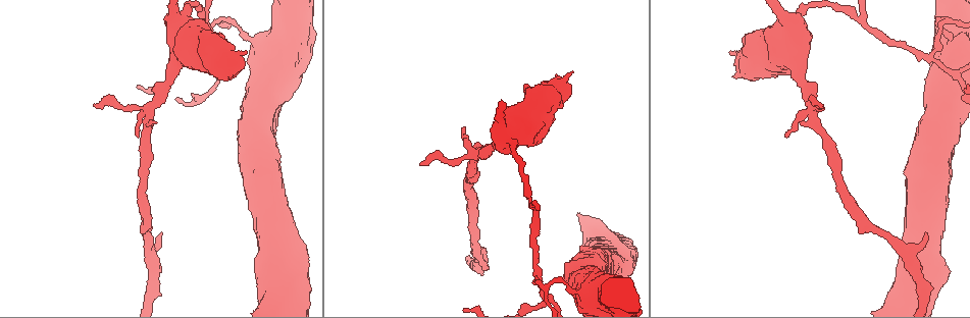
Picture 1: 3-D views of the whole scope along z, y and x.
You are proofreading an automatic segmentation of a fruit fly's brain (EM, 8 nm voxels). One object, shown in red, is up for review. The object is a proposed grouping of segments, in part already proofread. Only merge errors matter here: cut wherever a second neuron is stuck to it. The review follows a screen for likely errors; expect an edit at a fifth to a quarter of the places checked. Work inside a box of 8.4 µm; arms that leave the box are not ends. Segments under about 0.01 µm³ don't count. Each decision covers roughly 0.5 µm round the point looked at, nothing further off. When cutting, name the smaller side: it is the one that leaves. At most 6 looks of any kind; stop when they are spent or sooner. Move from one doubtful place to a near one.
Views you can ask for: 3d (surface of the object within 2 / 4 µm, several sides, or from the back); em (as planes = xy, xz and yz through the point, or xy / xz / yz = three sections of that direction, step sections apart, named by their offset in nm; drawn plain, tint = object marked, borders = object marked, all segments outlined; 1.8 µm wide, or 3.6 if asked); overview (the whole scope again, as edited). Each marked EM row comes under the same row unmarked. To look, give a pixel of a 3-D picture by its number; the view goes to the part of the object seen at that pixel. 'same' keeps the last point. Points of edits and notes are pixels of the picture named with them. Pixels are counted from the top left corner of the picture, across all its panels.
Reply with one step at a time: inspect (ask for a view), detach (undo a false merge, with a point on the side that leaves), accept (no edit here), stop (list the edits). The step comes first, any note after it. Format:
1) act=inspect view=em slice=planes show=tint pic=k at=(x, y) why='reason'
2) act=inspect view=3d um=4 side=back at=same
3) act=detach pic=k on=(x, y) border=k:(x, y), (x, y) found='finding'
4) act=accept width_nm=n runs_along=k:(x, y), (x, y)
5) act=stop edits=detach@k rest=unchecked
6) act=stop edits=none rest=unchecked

act=inspect view=em um=3.6 slice=xz step=16 show=tint pic=1 at=(506, 137) why='calibre changes'

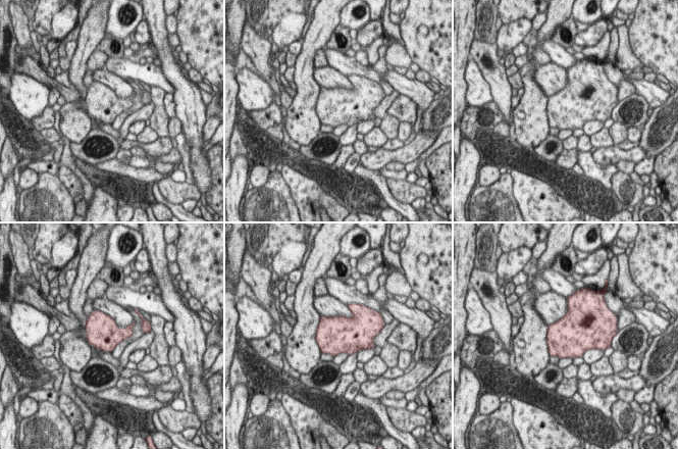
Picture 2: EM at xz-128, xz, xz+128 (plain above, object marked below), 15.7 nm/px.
act=inspect view=em um=3.6 slice=planes show=tint at=same

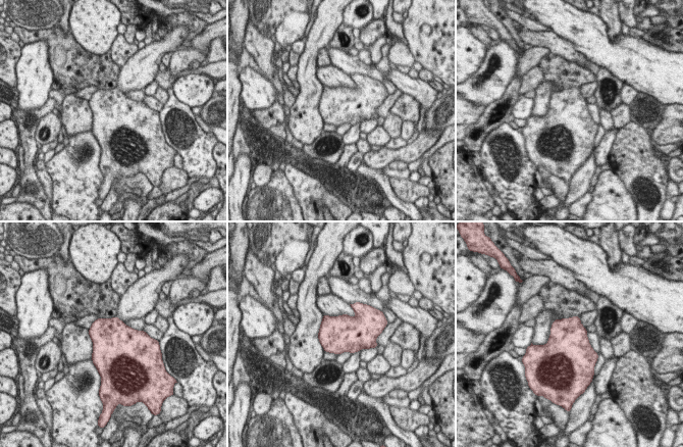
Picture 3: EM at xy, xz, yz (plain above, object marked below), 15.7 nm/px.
act=accept width_nm=600 found='continuous, no second neuron'

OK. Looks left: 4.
act=inspect view=em slice=planes show=tint pic=1 at=(547, 284) why='a narrow waist'

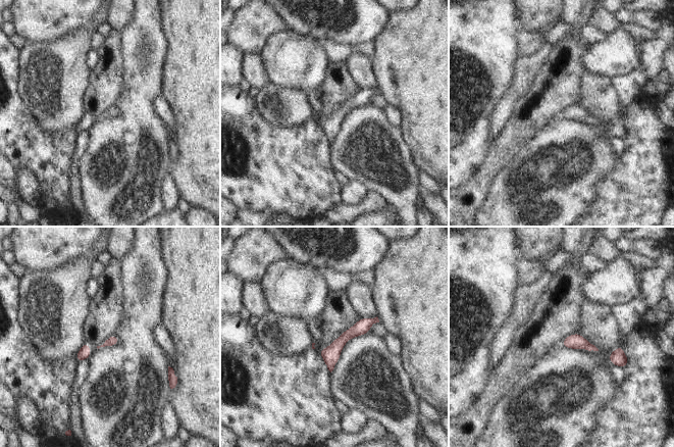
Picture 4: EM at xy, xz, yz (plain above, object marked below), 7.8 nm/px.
act=accept runs_along=4:(373, 320), (335, 347), (330, 367) found='one neuron here'

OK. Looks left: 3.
act=inspect view=3d um=2 pic=1 at=(864, 21)

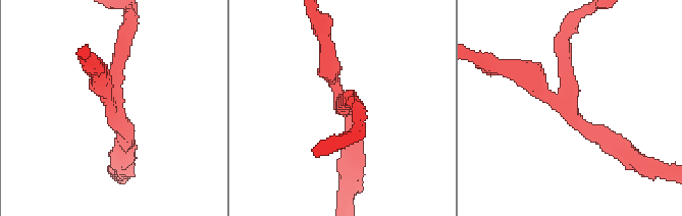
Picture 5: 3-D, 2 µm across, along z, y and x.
act=inspect view=em slice=planes show=tint pic=5 at=(339, 103) arms=3

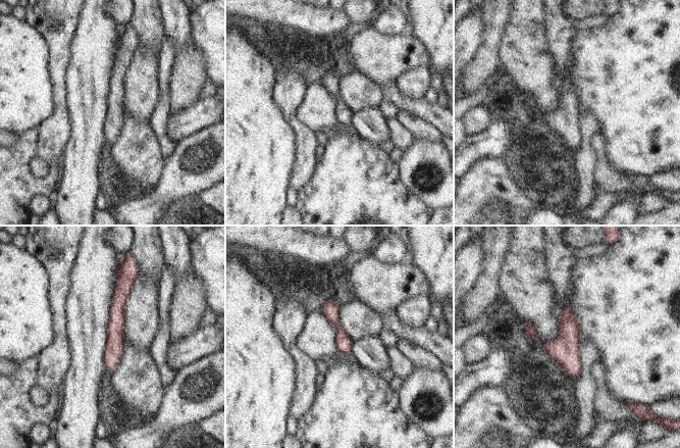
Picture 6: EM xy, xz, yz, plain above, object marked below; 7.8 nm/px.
act=accept width_nm=120 runs_along=6:(122, 280), (111, 368) found='one neuron here'

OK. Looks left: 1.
act=stop edits=none rest=unchecked

